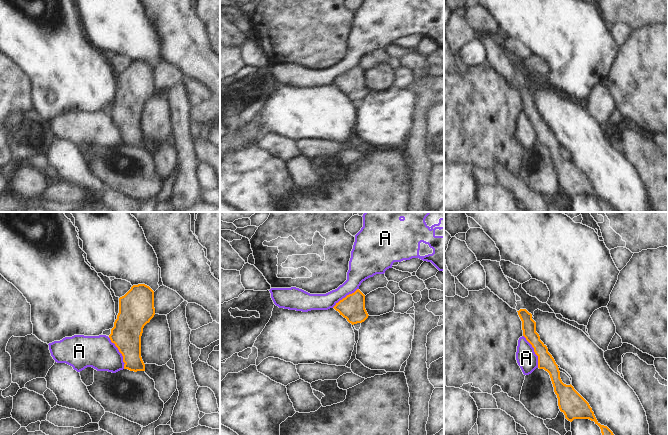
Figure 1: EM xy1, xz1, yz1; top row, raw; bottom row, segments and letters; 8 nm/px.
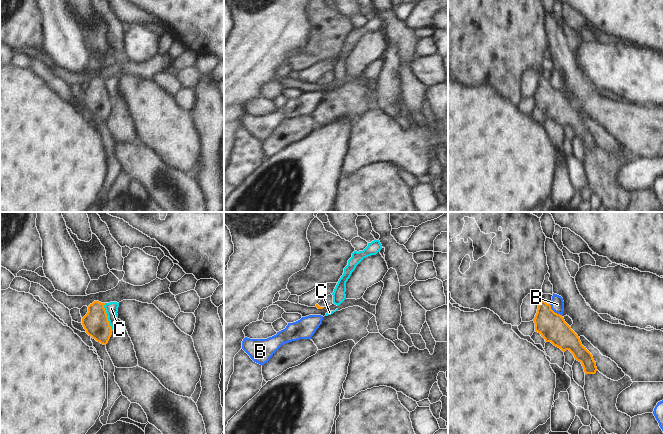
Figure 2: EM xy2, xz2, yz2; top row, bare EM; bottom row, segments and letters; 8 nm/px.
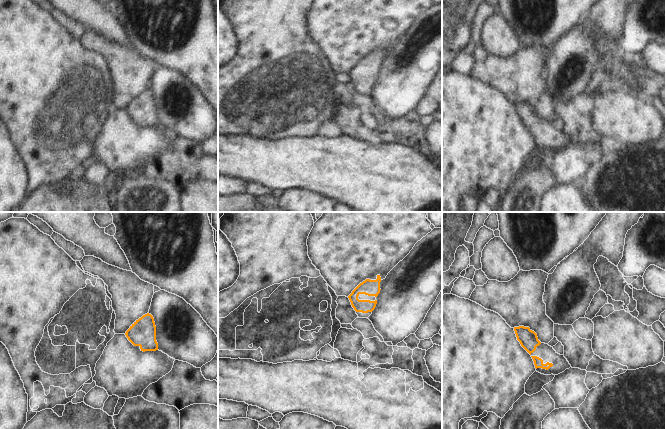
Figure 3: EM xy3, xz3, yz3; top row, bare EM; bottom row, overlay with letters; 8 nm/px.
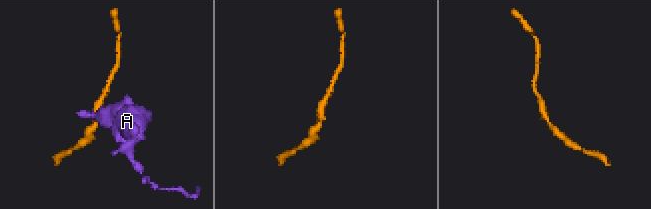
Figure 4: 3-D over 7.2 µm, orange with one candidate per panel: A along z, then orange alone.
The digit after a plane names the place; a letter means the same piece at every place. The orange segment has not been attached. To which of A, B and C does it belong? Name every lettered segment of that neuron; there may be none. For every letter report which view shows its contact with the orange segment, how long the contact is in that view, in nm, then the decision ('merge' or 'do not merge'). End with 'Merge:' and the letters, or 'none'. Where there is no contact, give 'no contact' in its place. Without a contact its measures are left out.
A: xy1 | 280 nm | do not merge
B: yz2 | 140 nm | do not merge
C: xy2 | 240 nm | do not merge
Merge: none

